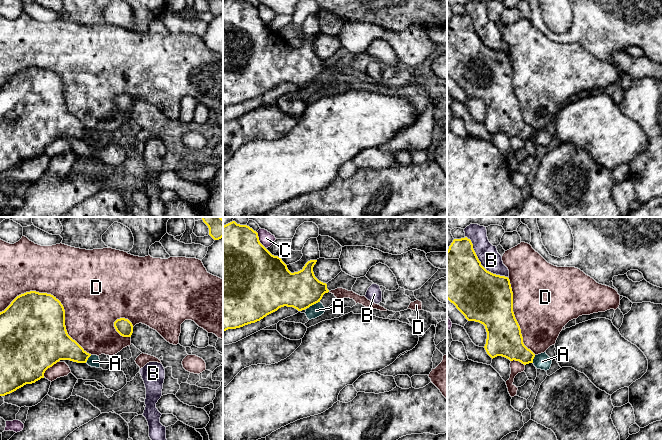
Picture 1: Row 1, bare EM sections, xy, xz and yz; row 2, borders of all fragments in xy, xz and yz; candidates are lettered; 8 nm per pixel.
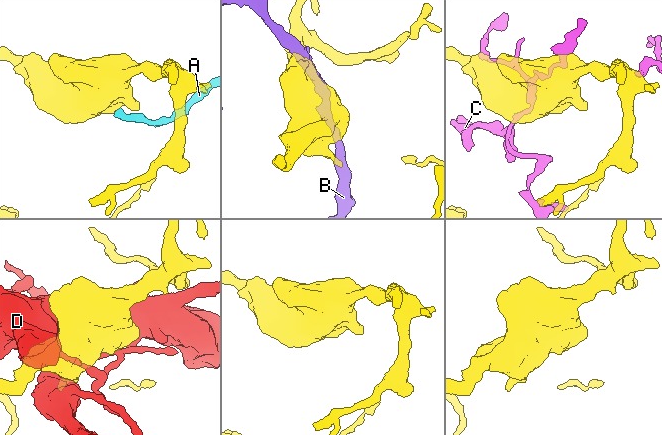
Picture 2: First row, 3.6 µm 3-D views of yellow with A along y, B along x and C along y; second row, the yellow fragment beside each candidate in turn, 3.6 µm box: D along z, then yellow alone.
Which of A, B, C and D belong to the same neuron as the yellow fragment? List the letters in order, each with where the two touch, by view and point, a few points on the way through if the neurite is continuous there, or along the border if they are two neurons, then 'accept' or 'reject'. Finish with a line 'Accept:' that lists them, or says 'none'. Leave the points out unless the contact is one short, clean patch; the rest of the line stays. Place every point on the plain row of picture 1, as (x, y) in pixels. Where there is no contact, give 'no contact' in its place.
A: xz (312, 80) | along xz (319, 77), (306, 85) | reject
B: yz (480, 39) | reject
C: xz (258, 16) | reject
D: xy (58, 76) | reject
Accept: none

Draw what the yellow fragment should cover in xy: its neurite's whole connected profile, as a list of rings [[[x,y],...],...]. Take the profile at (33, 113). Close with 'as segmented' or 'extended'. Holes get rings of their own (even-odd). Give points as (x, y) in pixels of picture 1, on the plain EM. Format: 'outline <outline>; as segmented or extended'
outline [[[26,68],[0,88],[0,172],[44,154],[45,147],[60,136],[86,139],[90,132],[68,111],[64,83],[51,70]]]; as segmented

